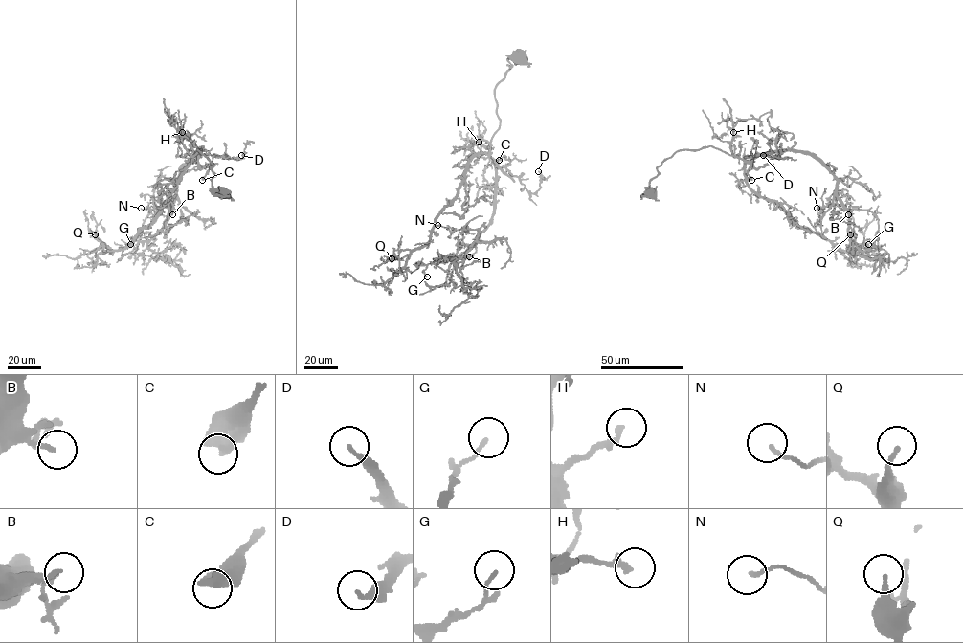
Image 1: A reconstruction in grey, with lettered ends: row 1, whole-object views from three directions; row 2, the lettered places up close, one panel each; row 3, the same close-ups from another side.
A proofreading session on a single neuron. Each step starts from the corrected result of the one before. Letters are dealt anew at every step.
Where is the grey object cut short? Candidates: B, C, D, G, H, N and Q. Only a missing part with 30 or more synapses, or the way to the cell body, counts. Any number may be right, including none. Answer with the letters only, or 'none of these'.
none of these

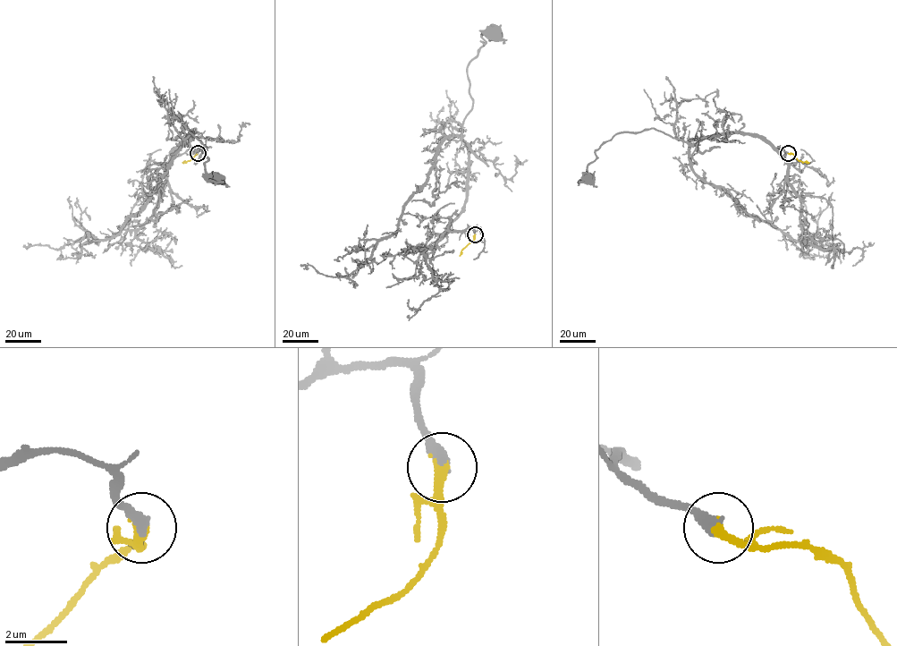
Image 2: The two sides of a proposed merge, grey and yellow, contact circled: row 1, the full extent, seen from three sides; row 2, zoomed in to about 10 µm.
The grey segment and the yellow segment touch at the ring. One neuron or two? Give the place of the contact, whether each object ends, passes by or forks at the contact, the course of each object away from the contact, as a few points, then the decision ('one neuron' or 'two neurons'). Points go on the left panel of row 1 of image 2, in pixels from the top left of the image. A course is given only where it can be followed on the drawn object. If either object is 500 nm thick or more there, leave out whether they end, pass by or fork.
place (198, 153); grey ends; yellow ends; course grey (198, 153), (190, 148), (173, 157), (194, 128), (190, 132), (206, 149), (206, 175), (218, 178); course yellow (198, 153), (190, 160), (181, 163); one neuron

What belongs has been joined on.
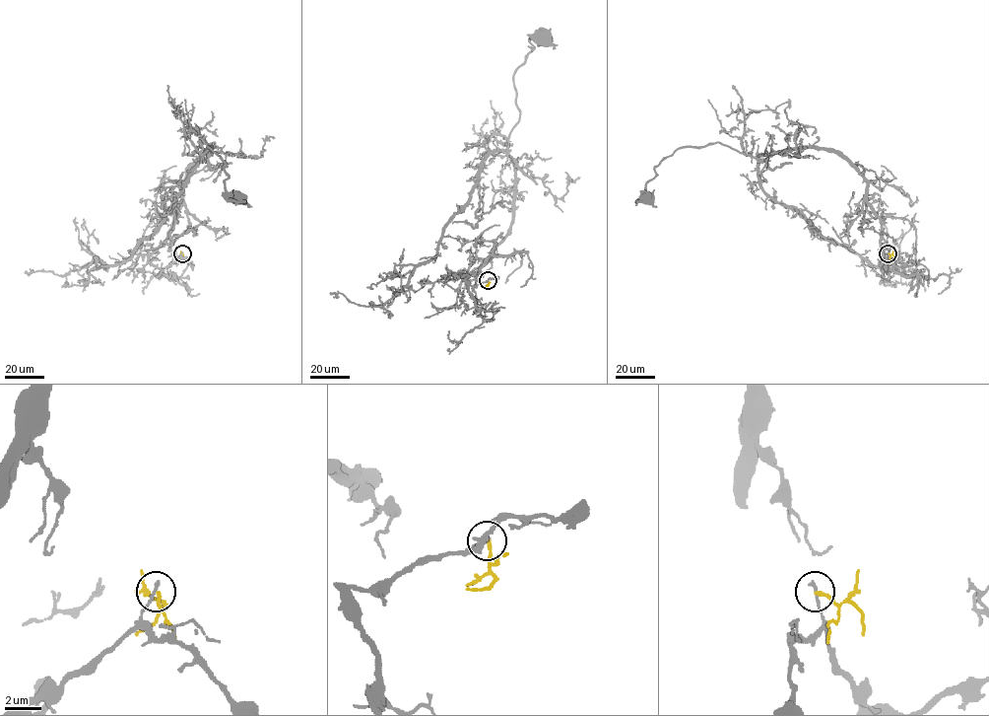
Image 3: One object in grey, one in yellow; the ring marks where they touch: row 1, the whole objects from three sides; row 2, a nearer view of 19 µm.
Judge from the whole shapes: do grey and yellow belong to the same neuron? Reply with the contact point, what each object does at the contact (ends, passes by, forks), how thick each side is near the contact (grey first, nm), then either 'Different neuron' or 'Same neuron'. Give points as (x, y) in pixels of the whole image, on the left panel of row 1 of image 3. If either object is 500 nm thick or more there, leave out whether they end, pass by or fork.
Place: (182, 253). At the ring grey ends. At the ring yellow ends. Thickness 190 nm (grey) against 190 nm. Different neuron

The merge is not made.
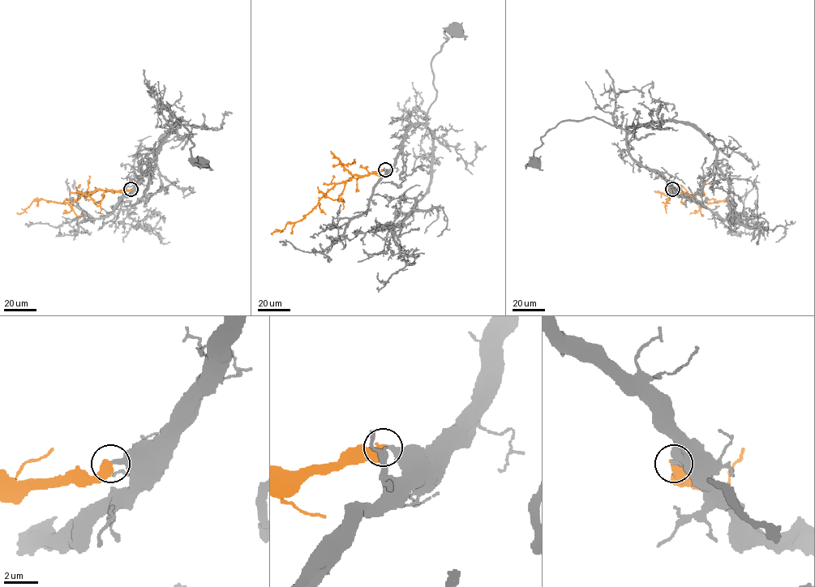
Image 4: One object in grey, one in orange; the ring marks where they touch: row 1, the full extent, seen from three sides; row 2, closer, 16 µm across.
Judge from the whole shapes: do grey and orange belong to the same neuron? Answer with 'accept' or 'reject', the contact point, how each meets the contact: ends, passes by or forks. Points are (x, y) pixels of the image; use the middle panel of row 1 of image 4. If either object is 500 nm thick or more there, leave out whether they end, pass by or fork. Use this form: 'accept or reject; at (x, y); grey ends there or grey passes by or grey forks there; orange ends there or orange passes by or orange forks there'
accept; at (385, 169)

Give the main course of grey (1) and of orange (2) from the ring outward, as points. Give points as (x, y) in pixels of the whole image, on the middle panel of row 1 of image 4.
1: (385, 169), (393, 164), (405, 134), (426, 122), (436, 93), (431, 59), (448, 38), (445, 31), (457, 30)
2: (385, 169), (365, 175), (354, 175), (336, 183), (303, 218), (288, 222), (281, 231), (274, 231), (272, 234)

